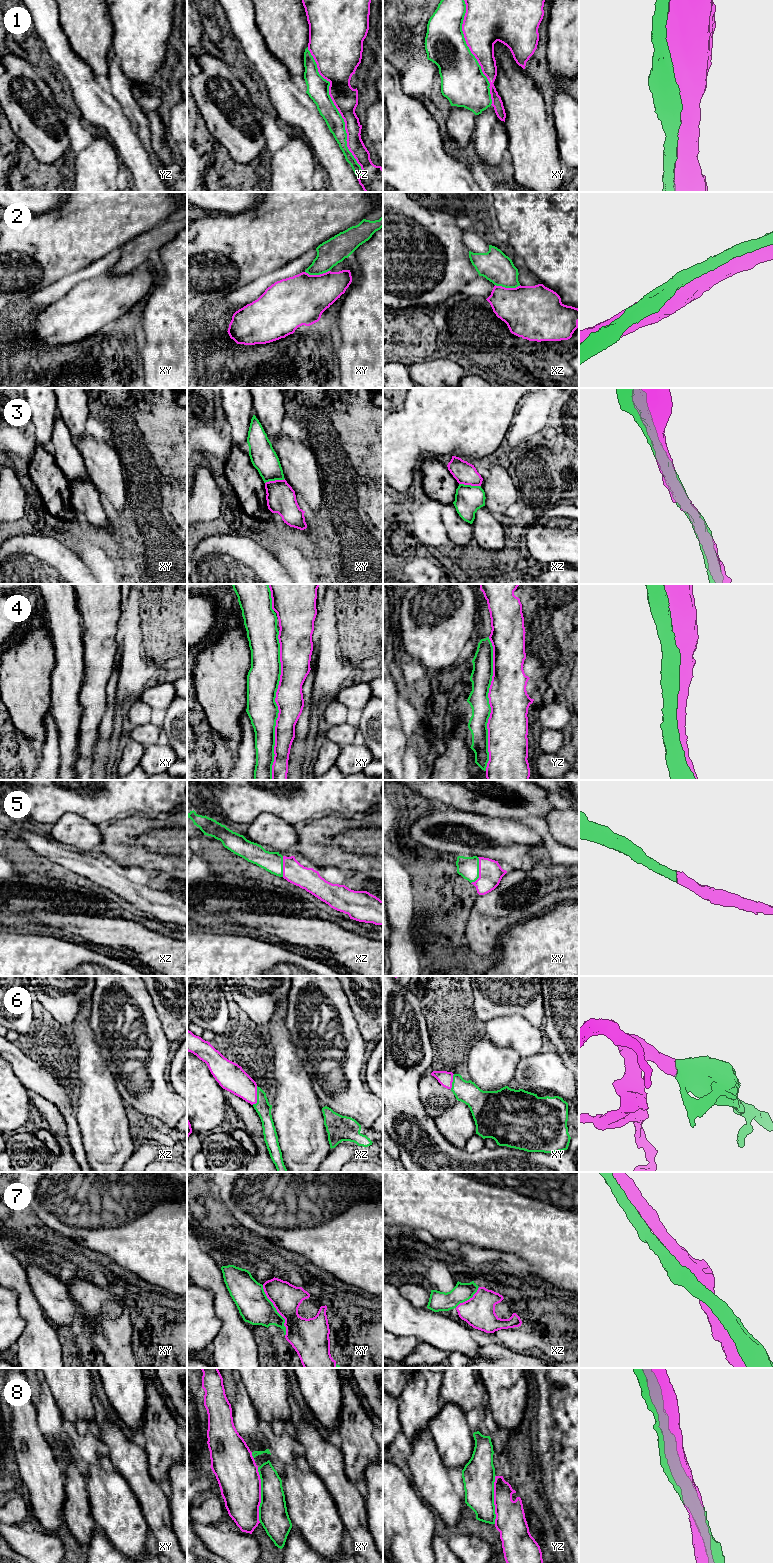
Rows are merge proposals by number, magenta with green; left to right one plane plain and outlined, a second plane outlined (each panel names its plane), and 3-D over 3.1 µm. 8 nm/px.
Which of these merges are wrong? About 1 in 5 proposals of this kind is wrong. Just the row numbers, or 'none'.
4

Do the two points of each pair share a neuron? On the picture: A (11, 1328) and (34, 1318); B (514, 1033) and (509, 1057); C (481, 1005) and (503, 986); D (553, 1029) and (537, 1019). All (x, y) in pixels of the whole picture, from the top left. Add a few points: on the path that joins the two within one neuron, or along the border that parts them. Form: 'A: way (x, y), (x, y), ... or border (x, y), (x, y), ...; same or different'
A: border (18, 1299), (25, 1327), (15, 1342); different
B: border (489, 1040), (499, 1046), (514, 1049), (521, 1058); different
C: way (486, 1003), (498, 991); same
D: border (543, 999), (543, 1027), (541, 1029); different

